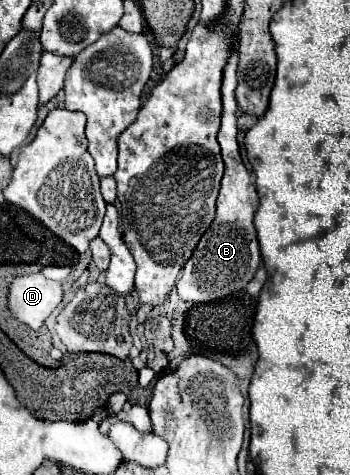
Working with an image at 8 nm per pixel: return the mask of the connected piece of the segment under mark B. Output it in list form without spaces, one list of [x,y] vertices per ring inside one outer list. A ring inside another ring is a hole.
[[[237,50],[233,52],[233,56],[229,58],[229,64],[225,66],[223,88],[221,88],[223,116],[221,116],[221,128],[219,128],[217,140],[221,144],[221,154],[225,162],[225,176],[223,176],[221,192],[217,200],[217,214],[209,230],[199,240],[193,256],[185,262],[181,270],[181,278],[177,280],[179,298],[193,304],[205,304],[209,300],[219,300],[221,296],[231,296],[233,292],[243,290],[261,264],[257,234],[253,228],[253,216],[259,208],[259,196],[251,182],[251,174],[247,172],[245,164],[239,158],[239,144],[235,140],[237,136],[237,126],[235,126],[237,102],[233,94],[237,86],[235,70],[237,70]]]

